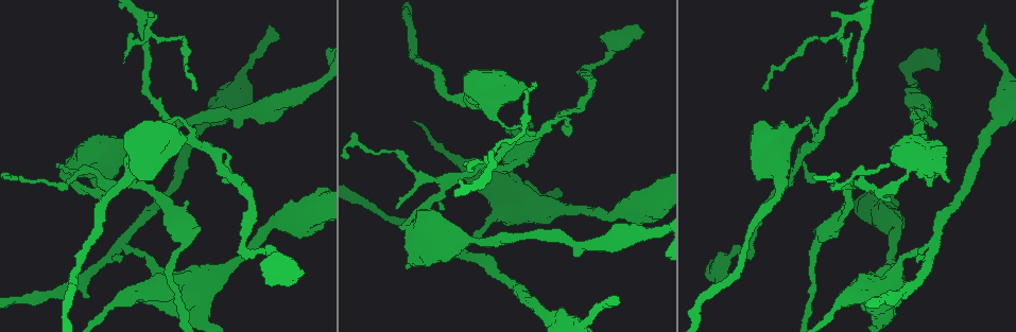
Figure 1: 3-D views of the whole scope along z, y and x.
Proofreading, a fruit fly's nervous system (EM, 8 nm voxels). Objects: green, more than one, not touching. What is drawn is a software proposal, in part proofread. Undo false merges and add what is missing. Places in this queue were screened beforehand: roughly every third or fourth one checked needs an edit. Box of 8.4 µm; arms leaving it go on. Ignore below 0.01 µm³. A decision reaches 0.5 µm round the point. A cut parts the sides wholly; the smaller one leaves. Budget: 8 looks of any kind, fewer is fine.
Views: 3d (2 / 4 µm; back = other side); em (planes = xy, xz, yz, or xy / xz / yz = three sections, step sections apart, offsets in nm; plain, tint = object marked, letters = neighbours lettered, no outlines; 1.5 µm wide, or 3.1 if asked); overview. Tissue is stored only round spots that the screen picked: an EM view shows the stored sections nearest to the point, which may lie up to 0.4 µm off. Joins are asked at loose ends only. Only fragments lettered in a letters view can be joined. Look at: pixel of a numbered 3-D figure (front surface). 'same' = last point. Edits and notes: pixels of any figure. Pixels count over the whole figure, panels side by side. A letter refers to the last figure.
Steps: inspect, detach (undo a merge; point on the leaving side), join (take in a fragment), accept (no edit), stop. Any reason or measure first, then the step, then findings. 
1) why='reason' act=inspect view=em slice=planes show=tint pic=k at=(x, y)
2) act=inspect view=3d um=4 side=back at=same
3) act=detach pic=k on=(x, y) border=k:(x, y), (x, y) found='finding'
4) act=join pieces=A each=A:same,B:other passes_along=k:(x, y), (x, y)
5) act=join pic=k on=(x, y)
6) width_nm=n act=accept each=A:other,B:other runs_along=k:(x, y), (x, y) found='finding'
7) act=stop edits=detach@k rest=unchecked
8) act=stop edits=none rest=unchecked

act=inspect view=3d um=4 pic=1 at=(300, 276)

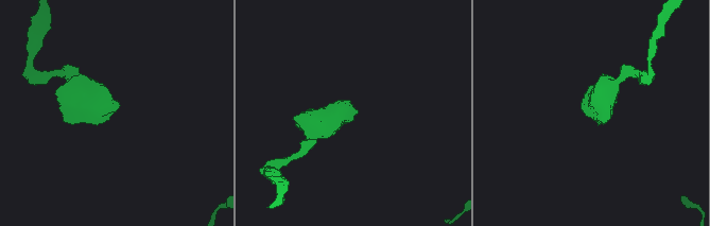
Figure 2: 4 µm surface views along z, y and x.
act=inspect view=em slice=yz step=8 show=tint pic=2 at=(117, 106)

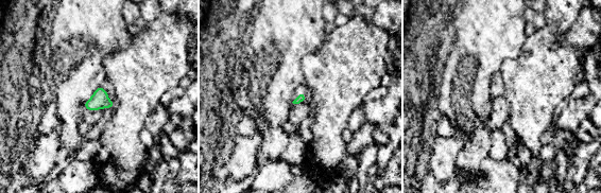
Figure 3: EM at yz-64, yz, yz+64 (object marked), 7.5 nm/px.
why='cut it another way' act=inspect view=em slice=planes show=letters at=same

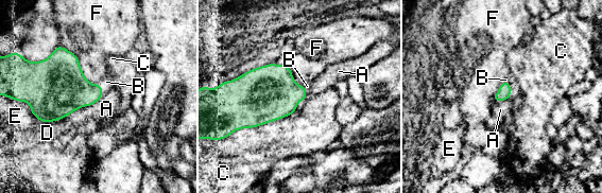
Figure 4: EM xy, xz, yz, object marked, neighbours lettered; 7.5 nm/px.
act=join pieces=B each=A:other,B:same,C:other,D:other,E:other,F:other passes_along=4:(68, 89), (101, 89), (106, 82) found='it goes on there'

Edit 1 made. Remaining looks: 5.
why='sudden change in width' act=inspect view=3d um=2 pic=1 at=(813, 134)

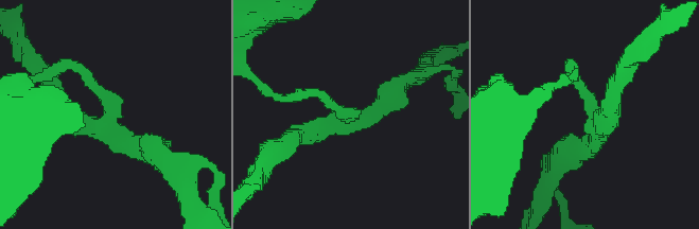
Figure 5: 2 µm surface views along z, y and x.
arms=3 why='now the EM' act=inspect view=em slice=planes show=letters pic=5 at=(591, 110)

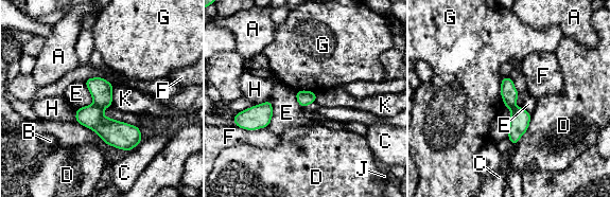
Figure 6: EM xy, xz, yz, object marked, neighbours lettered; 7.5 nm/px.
width_nm=120 longest_contact=D:280nm act=detach pic=6 on=(114, 132) each=A:other,B:other,C:other,D:other,E:other,F:other,G:other,H:other,J:other,K:other found='two neurons meet here'

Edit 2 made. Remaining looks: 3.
act=stop edits=join@4,detach@6 rest=unchecked

